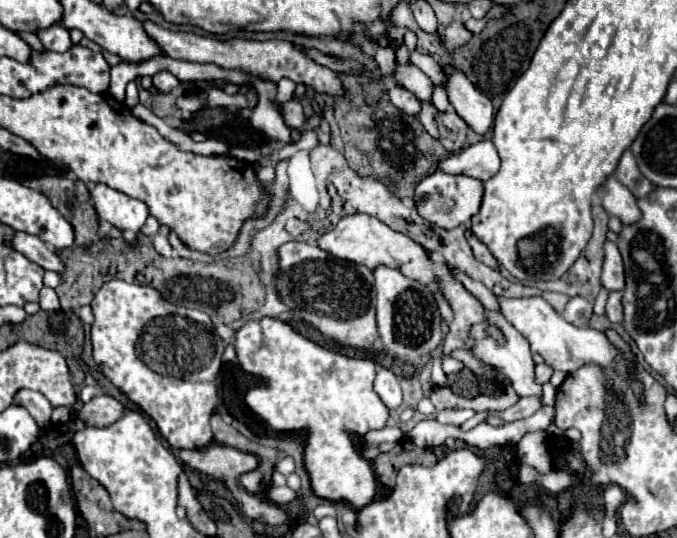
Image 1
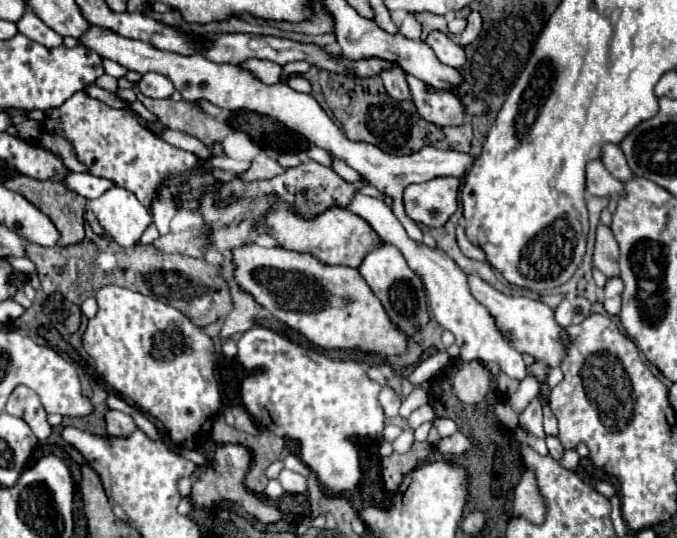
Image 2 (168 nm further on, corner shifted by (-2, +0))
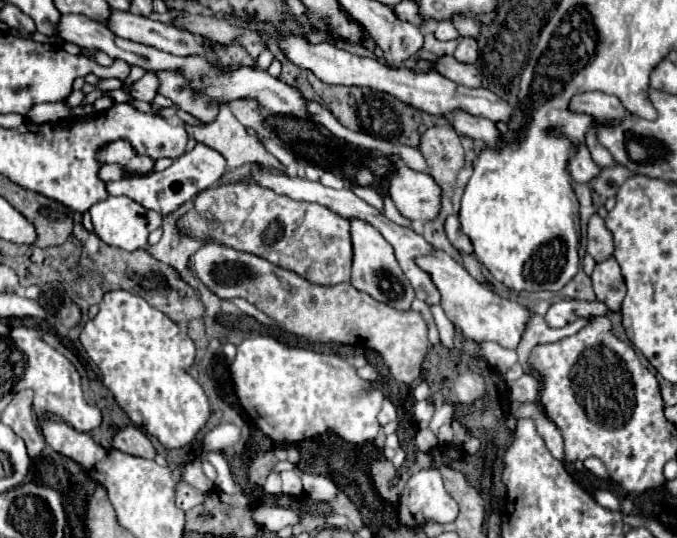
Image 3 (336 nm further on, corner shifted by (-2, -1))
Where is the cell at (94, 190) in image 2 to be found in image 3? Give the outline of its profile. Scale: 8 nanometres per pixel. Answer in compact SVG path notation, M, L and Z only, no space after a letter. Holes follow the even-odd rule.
M197 144L191 152L185 152L185 156L177 158L163 172L151 174L147 178L127 178L127 180L119 180L119 182L107 182L107 188L111 194L129 196L131 200L139 202L141 206L167 216L169 212L177 210L183 202L191 200L197 192L217 184L217 180L225 174L225 170L227 170L227 162L217 150L213 150L205 144Z

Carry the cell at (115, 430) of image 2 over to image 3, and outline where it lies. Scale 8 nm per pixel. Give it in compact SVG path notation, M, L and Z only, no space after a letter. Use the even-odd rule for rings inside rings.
M127 426L125 430L119 430L113 438L113 448L131 454L131 456L141 456L141 458L155 458L155 448L151 444L151 440L147 438L147 434L143 434L141 428L137 426Z

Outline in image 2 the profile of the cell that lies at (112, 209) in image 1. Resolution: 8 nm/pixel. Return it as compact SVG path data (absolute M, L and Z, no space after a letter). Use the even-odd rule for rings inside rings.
M111 187L101 197L91 199L89 209L95 213L107 235L111 235L121 247L135 245L145 227L153 221L151 213L139 203L139 199L121 187Z

